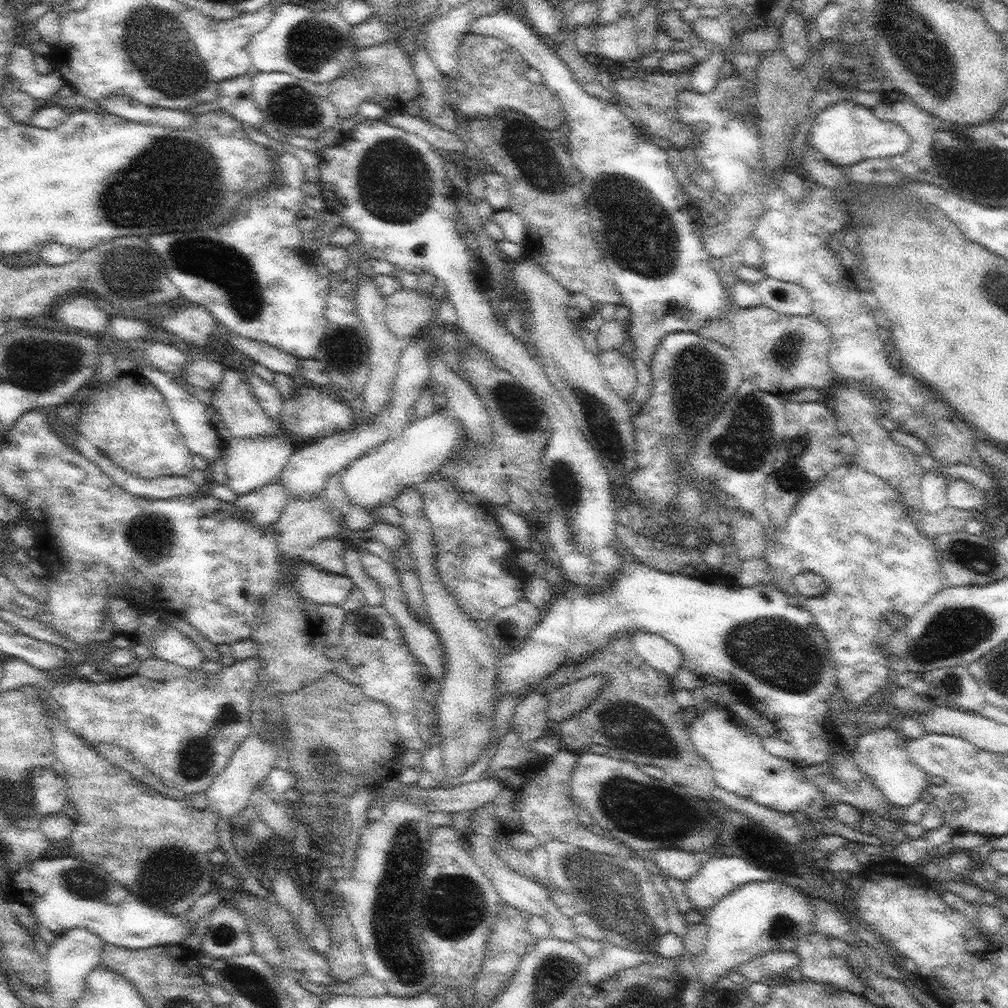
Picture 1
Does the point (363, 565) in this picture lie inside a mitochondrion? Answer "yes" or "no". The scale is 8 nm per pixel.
no

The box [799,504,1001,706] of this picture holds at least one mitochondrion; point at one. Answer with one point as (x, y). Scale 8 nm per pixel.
(954, 631)

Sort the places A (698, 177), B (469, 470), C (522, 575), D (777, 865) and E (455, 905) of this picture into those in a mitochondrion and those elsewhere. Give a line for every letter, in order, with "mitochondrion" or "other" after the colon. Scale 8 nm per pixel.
A: other
B: other
C: other
D: other
E: mitochondrion

